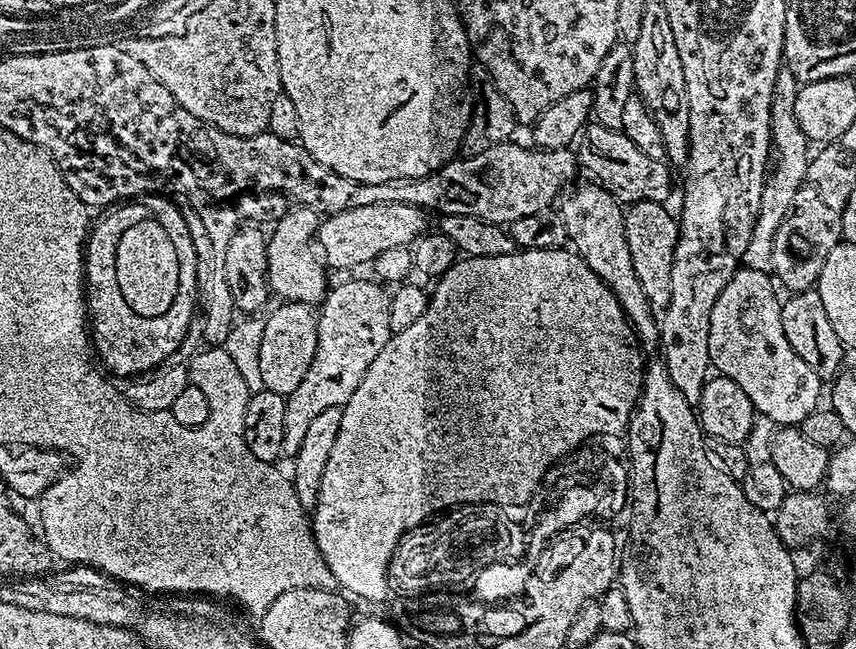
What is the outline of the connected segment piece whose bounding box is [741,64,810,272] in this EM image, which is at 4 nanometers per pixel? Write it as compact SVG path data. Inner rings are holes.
M782 64L775 78L774 94L771 102L771 134L774 147L774 163L771 172L765 179L762 192L762 201L759 207L758 218L751 234L751 240L741 260L741 265L745 268L768 272L772 267L773 240L777 234L779 226L792 210L794 197L805 177L810 159L810 141L803 134L794 117L794 105L799 88L799 80L794 78L793 71Z

